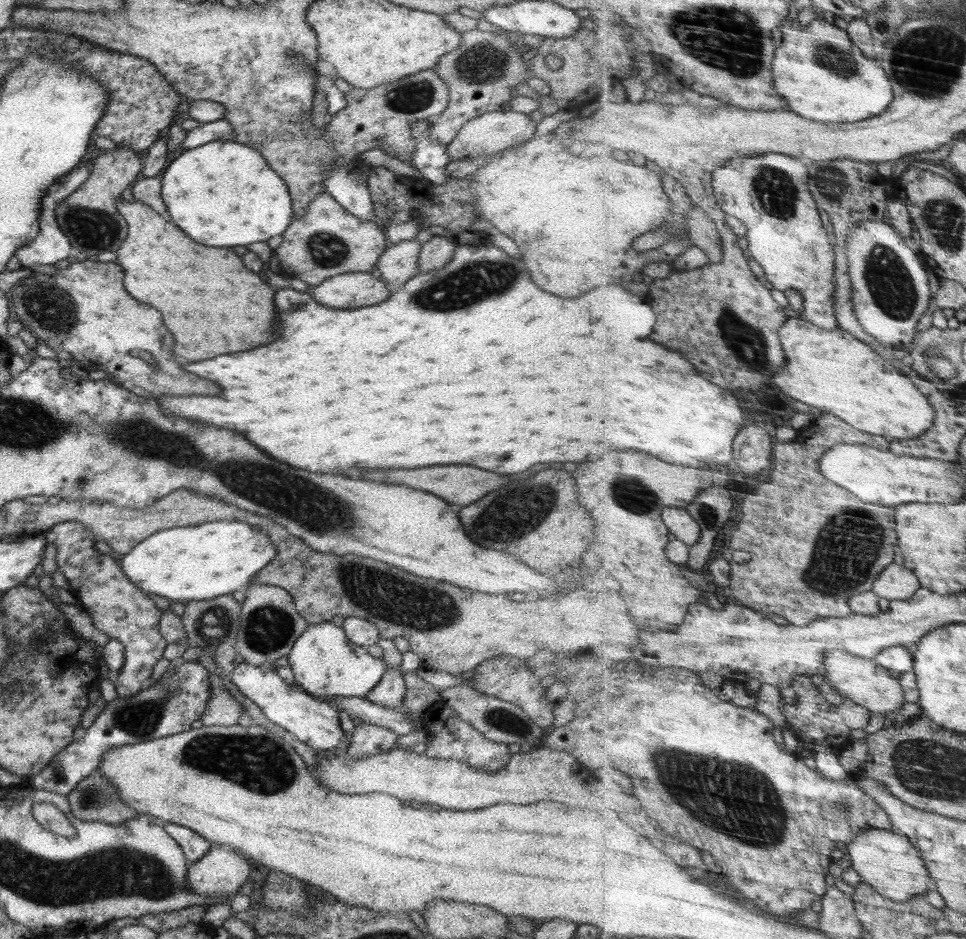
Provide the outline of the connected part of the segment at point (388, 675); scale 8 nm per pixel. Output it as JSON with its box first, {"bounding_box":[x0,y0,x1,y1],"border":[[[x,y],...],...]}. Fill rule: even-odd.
{"bounding_box":[365,667,406,711],"border":[[[387,667],[381,681],[365,697],[374,704],[404,711],[403,696],[406,691],[400,668]]]}

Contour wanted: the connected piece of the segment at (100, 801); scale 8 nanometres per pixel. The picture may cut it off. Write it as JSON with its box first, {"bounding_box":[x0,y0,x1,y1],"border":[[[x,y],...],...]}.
{"bounding_box":[68,770,140,825],"border":[[[93,770],[68,795],[70,814],[83,821],[105,822],[117,825],[125,820],[140,816],[137,810],[130,808],[120,799],[114,783],[99,771]]]}

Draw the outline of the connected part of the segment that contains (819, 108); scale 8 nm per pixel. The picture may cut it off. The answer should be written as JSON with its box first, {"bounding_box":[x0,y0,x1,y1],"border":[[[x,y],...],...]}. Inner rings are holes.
{"bounding_box":[774,19,896,122],"border":[[[798,19],[782,23],[784,46],[778,48],[774,60],[776,90],[789,102],[791,110],[818,122],[860,122],[882,114],[896,98],[894,86],[880,59],[868,58],[853,41],[848,30],[843,30],[825,19],[816,19],[807,27]]]}

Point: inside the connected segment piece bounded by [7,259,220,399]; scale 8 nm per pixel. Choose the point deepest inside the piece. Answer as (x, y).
(83, 308)

